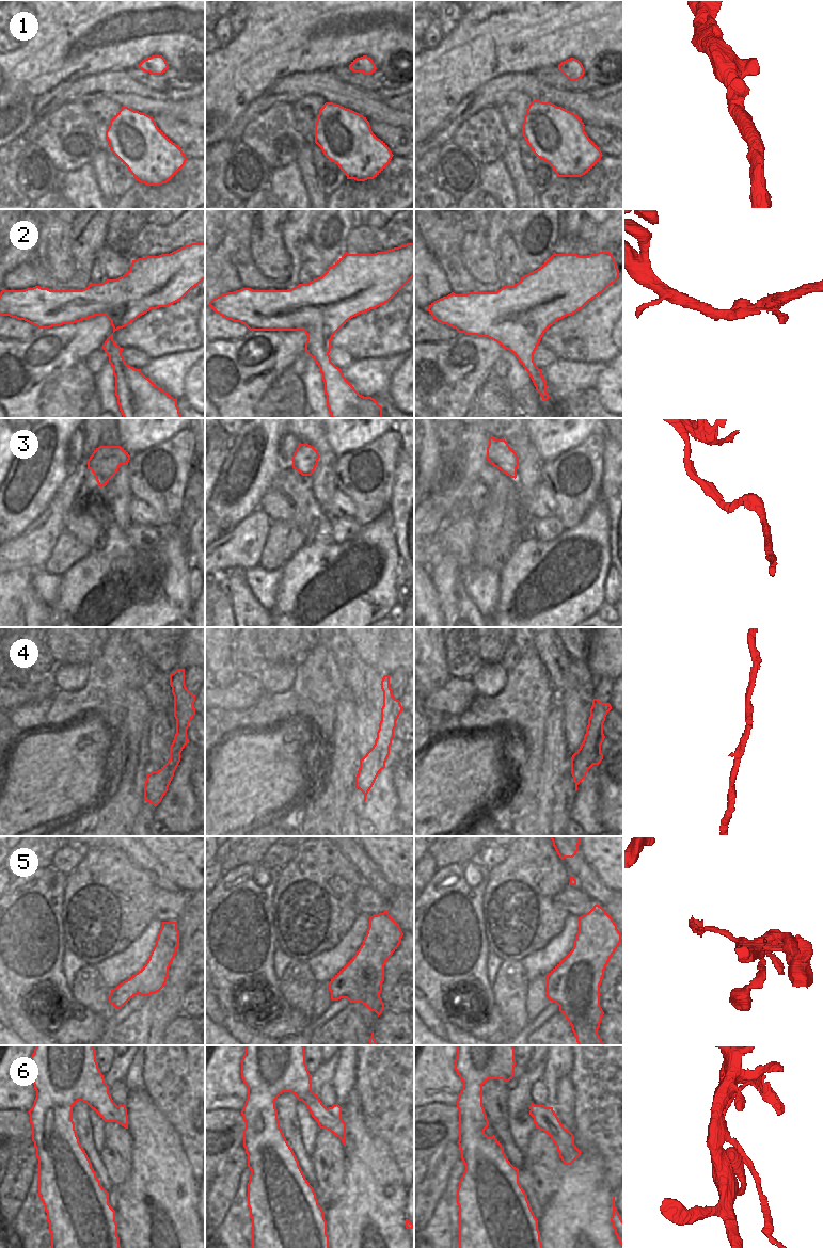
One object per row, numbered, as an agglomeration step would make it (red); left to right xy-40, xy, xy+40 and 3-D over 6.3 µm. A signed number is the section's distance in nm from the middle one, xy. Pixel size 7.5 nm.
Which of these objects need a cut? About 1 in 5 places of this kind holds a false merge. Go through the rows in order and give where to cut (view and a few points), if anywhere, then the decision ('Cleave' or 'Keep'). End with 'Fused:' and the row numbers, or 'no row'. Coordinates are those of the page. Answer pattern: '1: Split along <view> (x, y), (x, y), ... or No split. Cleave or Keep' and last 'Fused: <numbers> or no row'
1: No split. Keep
2: No split. Keep
3: No split. Keep
4: No split. Keep
5: No split. Keep
6: Split along xy-40 (119, 1106), (121, 1114), (111, 1117), (108, 1121). Cleave
Fused: 6

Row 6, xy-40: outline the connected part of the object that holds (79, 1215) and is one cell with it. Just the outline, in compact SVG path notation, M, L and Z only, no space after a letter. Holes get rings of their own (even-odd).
M36 1045L30 1057L30 1076L36 1098L28 1113L32 1125L32 1141L38 1159L38 1196L47 1213L51 1248L121 1248L115 1211L109 1204L109 1193L100 1185L79 1142L73 1121L73 1106L78 1101L86 1103L105 1122L122 1115L98 1068L94 1045Z

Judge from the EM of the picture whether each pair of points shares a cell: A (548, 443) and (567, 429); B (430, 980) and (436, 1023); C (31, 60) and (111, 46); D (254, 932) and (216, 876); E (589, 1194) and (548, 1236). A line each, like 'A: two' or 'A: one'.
A: one
B: two
C: one
D: two
E: one

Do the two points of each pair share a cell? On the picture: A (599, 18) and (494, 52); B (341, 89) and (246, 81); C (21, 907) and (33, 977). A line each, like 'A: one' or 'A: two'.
A: one
B: two
C: one

